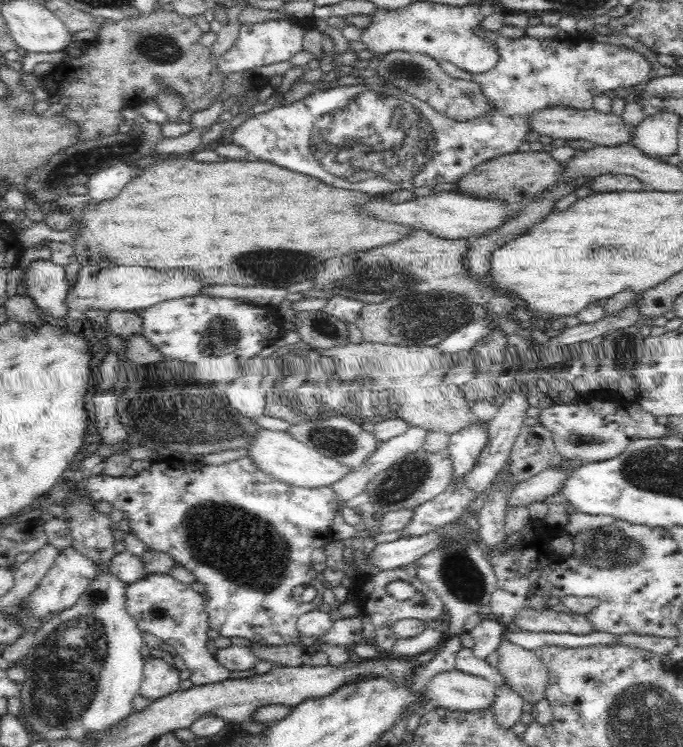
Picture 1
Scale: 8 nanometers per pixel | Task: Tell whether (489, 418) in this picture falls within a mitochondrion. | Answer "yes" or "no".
no

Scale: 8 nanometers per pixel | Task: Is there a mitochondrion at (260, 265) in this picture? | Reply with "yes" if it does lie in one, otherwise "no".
yes

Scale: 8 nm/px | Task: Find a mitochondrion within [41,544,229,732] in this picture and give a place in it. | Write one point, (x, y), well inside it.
(158, 612)

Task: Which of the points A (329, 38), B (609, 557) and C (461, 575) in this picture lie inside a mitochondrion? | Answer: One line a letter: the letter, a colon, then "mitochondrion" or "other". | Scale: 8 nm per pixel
A: other
B: mitochondrion
C: mitochondrion

